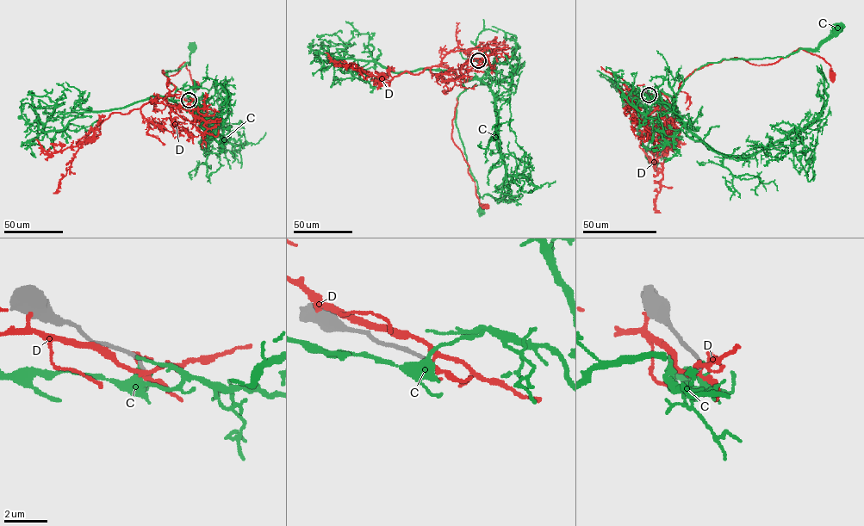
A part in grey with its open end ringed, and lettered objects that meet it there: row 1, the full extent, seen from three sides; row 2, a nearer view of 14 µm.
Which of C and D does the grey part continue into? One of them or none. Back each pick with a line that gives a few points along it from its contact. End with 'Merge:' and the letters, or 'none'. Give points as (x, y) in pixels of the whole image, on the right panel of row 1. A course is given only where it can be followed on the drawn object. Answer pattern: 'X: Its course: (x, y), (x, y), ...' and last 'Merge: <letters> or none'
Merge: none

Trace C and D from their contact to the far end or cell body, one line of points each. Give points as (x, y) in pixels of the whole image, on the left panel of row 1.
C: (188, 99), (200, 105), (191, 111), (177, 103), (177, 88), (166, 71), (190, 61), (191, 47)
D: (188, 100), (174, 95), (152, 103), (166, 101), (175, 88), (162, 71), (172, 76), (184, 62), (196, 85)

